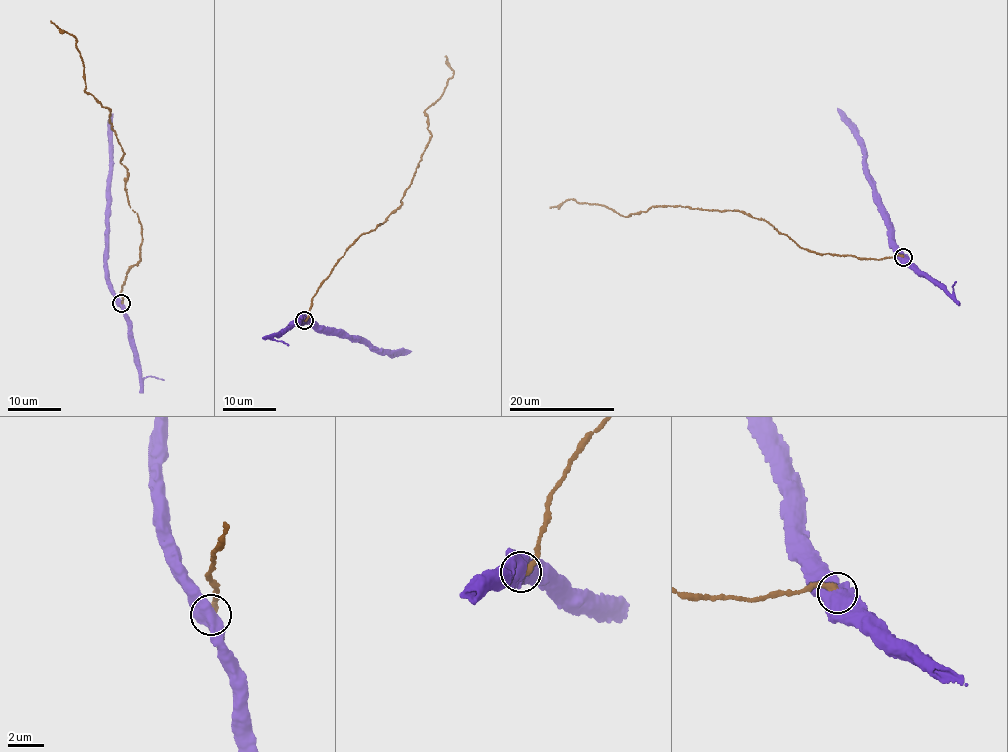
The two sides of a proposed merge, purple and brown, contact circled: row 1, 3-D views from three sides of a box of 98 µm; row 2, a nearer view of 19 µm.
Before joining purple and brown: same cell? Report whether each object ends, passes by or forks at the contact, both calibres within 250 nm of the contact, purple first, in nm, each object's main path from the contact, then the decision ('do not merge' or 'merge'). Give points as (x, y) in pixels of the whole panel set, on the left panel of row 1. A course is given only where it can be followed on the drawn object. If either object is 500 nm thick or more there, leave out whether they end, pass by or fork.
800 nm thick on the purple side, 320 nm on the other; purple runs (121, 303), (114, 293), (107, 263), (111, 113); brown runs (121, 303), (142, 237), (127, 198), (124, 154), (110, 109), (84, 89), (75, 38), (51, 21); do not merge

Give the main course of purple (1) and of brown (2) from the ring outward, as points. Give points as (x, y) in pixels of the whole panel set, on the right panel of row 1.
1: (904, 257), (889, 233), (887, 213), (865, 163), (863, 142), (857, 136), (856, 125), (837, 109)
2: (904, 257), (813, 252), (738, 210), (652, 207), (624, 216), (571, 199), (550, 207)

